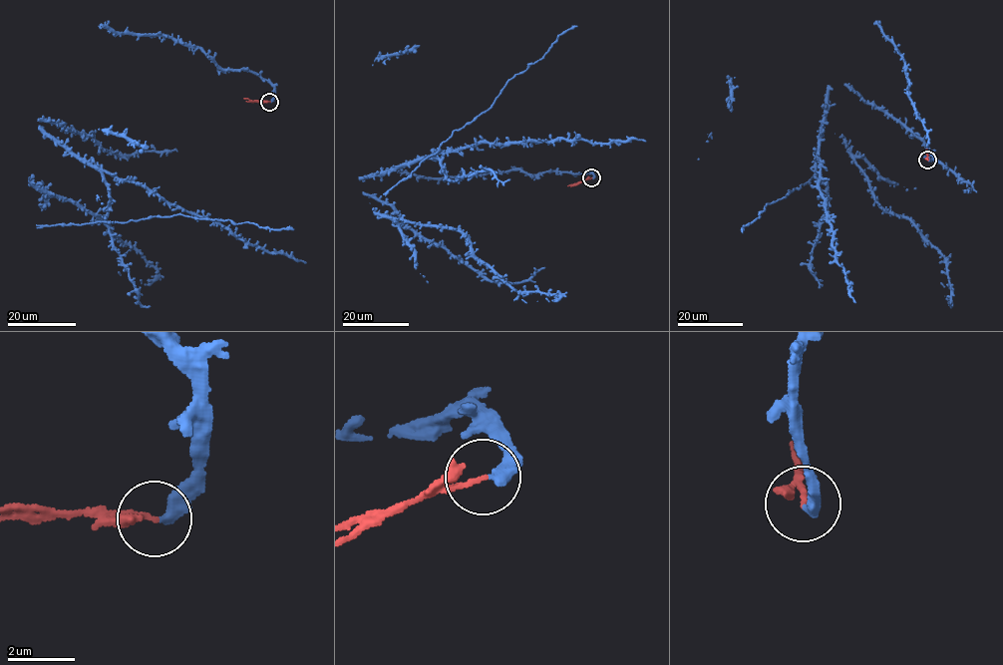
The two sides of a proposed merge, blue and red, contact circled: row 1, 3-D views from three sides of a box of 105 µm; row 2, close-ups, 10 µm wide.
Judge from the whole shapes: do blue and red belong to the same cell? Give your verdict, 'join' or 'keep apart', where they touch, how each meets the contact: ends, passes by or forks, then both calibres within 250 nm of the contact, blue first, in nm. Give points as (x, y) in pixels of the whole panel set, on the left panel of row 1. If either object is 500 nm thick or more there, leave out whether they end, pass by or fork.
keep apart | (269, 102) | blue ends | red ends | 380/160 nm

